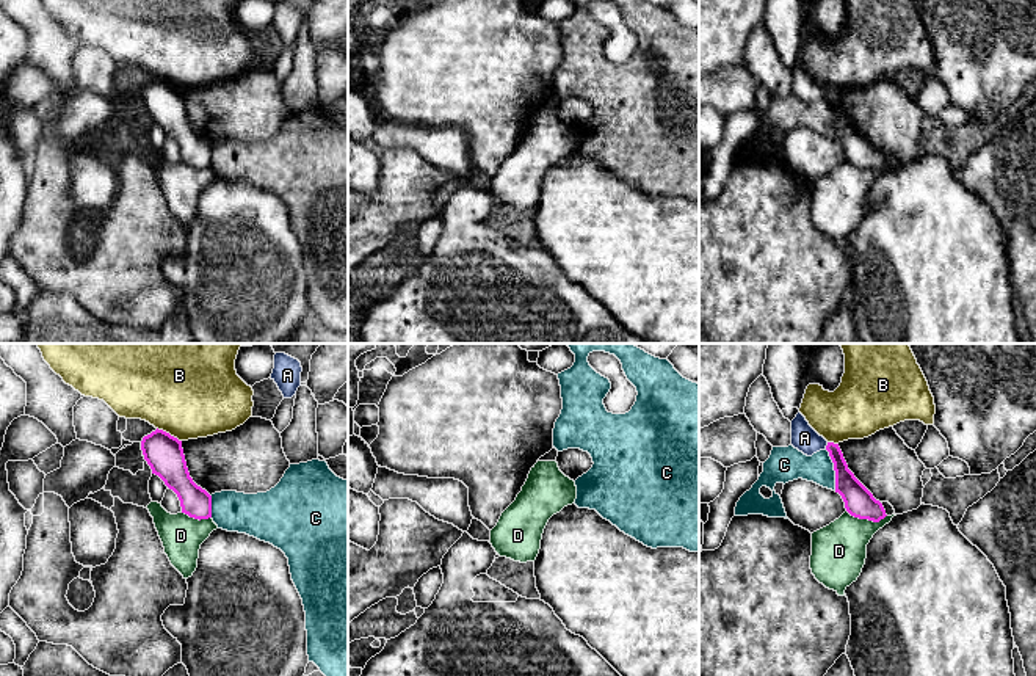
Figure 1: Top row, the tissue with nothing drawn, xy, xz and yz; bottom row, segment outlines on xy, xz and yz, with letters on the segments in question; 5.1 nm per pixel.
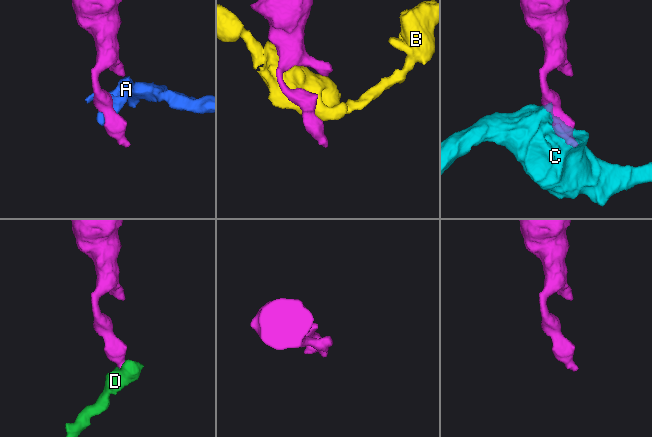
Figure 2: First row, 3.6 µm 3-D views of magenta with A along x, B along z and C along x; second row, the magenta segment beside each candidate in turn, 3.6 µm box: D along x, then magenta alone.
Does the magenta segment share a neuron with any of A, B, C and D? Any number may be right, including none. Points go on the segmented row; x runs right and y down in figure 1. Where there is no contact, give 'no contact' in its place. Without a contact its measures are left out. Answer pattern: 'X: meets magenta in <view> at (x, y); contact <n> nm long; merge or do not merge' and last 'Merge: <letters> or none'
A: meets magenta in yz at (826, 446); contact 40 nm long; do not merge
B: meets magenta in xy at (168, 433); contact 150 nm long; do not merge
C: meets magenta in yz at (834, 469); contact 220 nm long; do not merge
D: meets magenta in yz at (867, 518); contact 220 nm long; do not merge
Merge: none

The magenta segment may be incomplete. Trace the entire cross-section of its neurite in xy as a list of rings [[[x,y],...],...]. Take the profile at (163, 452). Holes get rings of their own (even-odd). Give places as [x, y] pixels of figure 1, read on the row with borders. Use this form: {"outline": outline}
{"outline": [[[157,428],[143,438],[141,450],[152,474],[177,494],[182,513],[199,521],[212,518],[212,496],[190,477],[182,441]]]}

